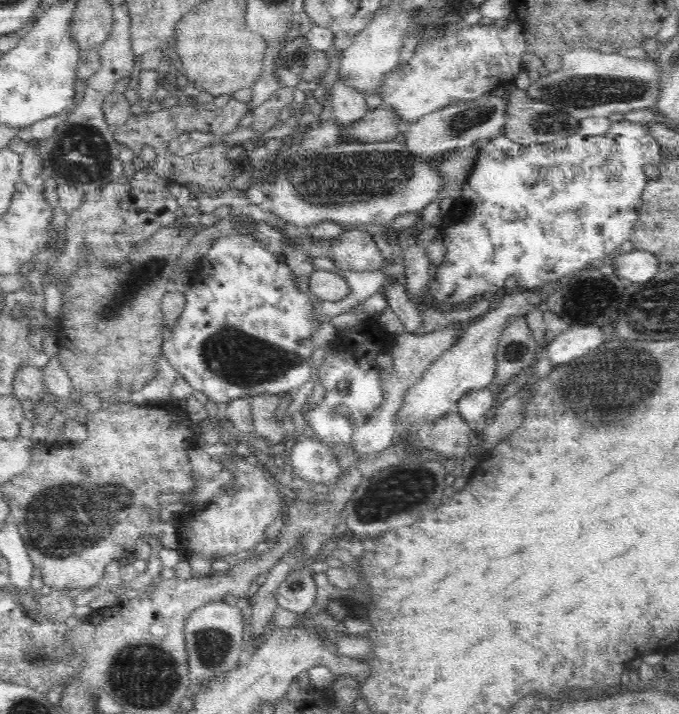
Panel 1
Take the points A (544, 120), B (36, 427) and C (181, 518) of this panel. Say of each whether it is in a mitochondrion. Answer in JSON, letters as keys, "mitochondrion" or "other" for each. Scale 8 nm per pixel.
{"A":"mitochondrion","B":"other","C":"other"}

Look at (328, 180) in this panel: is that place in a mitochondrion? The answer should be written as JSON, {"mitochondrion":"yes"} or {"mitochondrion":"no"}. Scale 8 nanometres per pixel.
{"mitochondrion":"yes"}

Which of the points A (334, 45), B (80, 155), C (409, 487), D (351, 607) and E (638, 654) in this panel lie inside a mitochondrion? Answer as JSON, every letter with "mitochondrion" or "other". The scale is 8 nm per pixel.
{"A":"other","B":"mitochondrion","C":"mitochondrion","D":"other","E":"other"}

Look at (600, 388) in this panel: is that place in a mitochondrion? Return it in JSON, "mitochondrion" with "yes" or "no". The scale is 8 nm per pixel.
{"mitochondrion":"yes"}

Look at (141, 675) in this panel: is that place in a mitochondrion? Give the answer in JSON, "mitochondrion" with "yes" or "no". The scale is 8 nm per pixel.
{"mitochondrion":"yes"}

